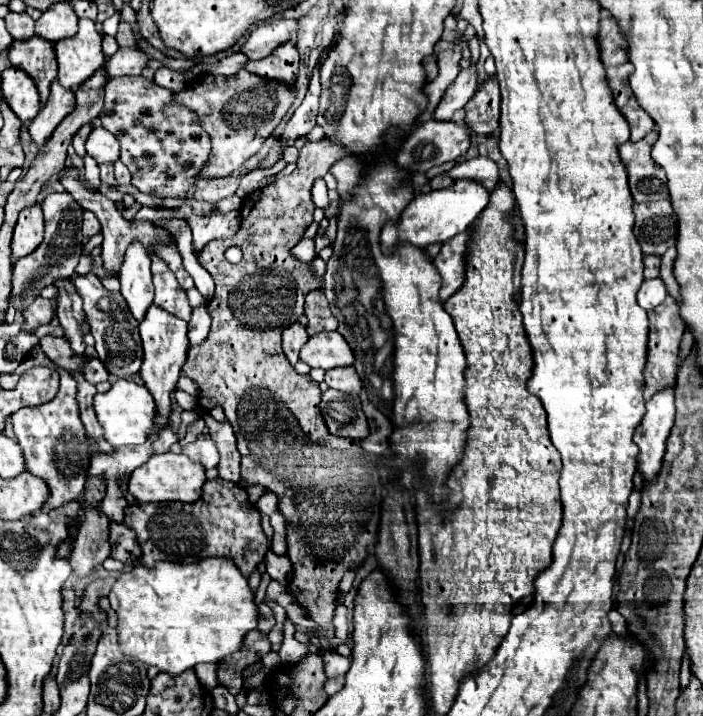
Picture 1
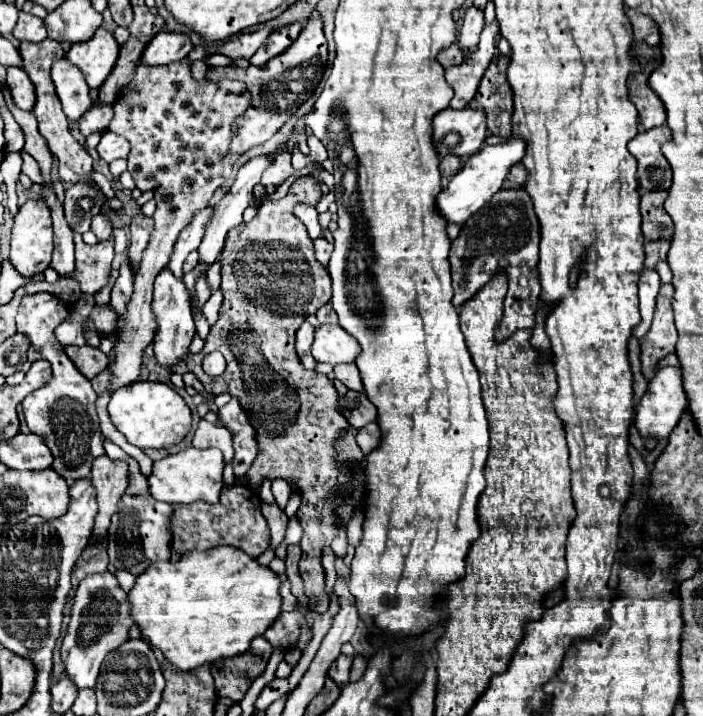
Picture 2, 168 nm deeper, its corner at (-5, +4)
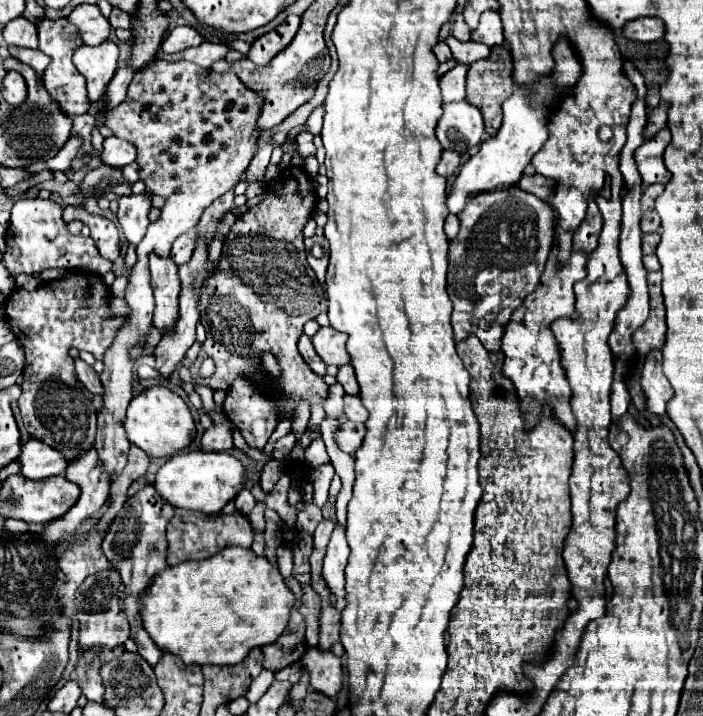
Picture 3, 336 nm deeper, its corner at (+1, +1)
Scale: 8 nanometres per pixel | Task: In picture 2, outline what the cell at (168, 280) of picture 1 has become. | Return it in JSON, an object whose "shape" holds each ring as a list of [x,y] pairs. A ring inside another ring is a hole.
{"shape":[[[206,206],[204,210],[198,210],[198,214],[194,214],[194,218],[190,220],[190,224],[178,234],[178,240],[174,242],[174,250],[170,256],[170,262],[166,264],[166,268],[178,278],[184,278],[182,272],[182,264],[186,260],[186,256],[196,250],[202,242],[202,230],[206,230],[206,222],[210,222],[210,214],[214,214],[212,206]]]}

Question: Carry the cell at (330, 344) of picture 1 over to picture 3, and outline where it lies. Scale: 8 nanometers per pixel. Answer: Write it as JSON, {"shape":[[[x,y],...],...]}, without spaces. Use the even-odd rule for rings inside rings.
{"shape":[[[320,327],[320,331],[312,337],[312,343],[326,365],[340,367],[350,363],[350,357],[346,351],[346,333],[340,333],[332,327]]]}

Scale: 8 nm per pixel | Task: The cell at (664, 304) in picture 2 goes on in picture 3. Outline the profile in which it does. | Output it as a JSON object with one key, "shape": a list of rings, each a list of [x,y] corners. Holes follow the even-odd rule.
{"shape":[[[654,271],[648,273],[648,287],[650,287],[650,317],[646,323],[634,333],[634,345],[640,355],[646,355],[654,347],[662,347],[666,341],[666,317],[664,317],[664,301],[660,289],[662,273]]]}

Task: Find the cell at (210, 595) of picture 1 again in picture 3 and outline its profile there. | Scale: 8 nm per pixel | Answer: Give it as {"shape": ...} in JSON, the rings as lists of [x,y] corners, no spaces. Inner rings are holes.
{"shape":[[[228,547],[208,559],[186,561],[162,571],[142,597],[142,619],[144,629],[156,645],[166,653],[182,657],[186,665],[238,665],[250,649],[270,645],[282,635],[294,601],[296,597],[288,589],[278,567],[264,555],[256,555],[252,549]]]}

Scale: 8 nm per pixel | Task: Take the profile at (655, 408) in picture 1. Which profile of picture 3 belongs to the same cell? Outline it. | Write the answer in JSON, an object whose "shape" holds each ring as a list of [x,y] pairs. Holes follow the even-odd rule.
{"shape":[[[652,349],[644,359],[642,369],[642,389],[646,393],[646,405],[650,413],[662,417],[666,413],[666,403],[674,395],[672,385],[662,373],[662,353],[660,349]]]}

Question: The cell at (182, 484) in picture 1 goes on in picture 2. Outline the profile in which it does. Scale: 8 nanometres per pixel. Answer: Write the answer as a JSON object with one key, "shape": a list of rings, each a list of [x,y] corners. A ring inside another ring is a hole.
{"shape":[[[186,448],[178,454],[170,454],[170,456],[152,464],[152,472],[148,476],[150,494],[156,500],[162,500],[168,504],[176,504],[176,502],[188,504],[188,502],[196,502],[196,500],[214,504],[214,502],[218,502],[220,488],[224,486],[222,470],[224,470],[224,460],[222,460],[220,450],[216,450],[216,448],[208,448],[208,450]]]}

